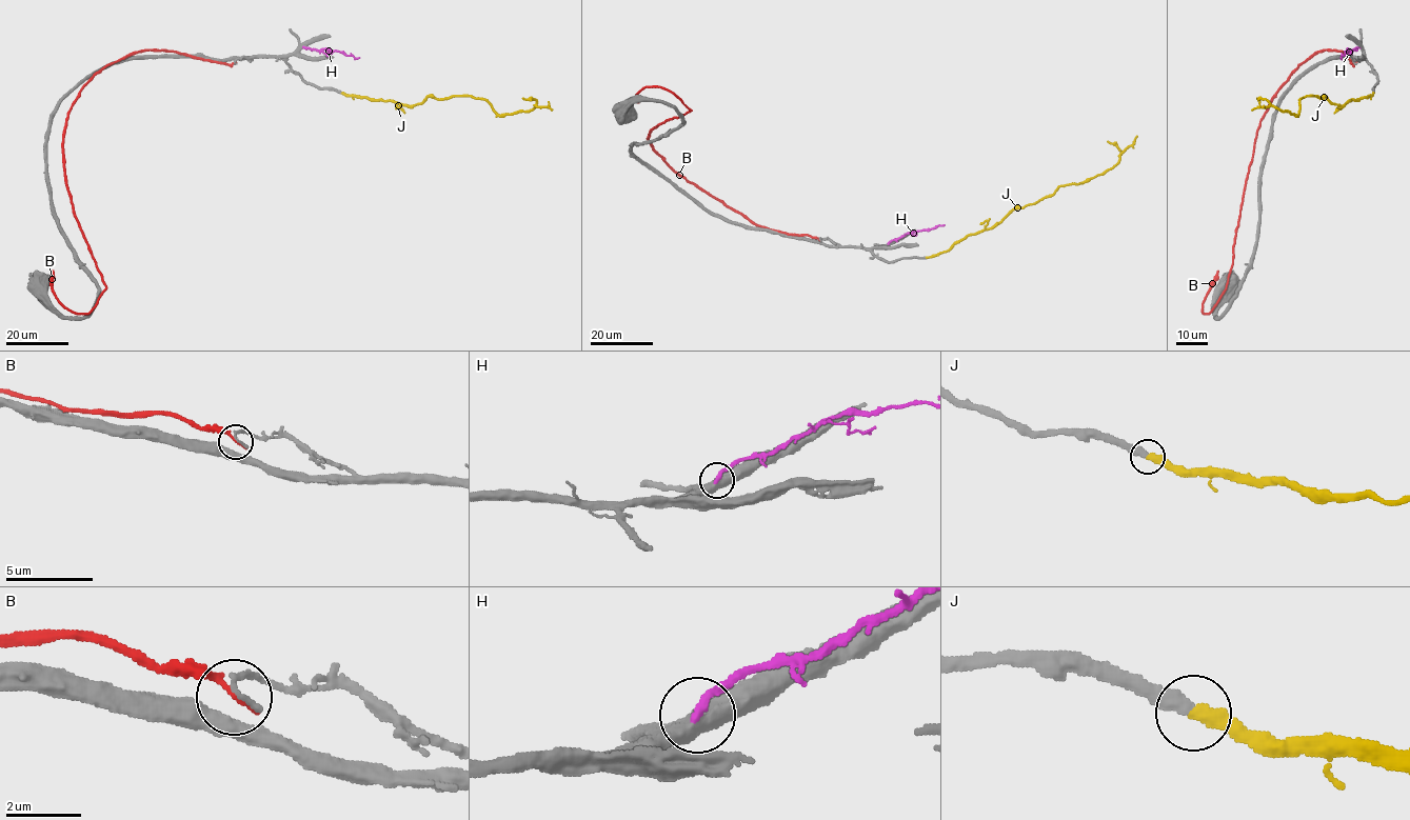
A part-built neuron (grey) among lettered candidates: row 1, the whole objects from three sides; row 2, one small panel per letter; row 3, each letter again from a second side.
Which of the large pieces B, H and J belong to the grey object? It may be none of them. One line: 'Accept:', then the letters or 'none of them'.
Accept: J

